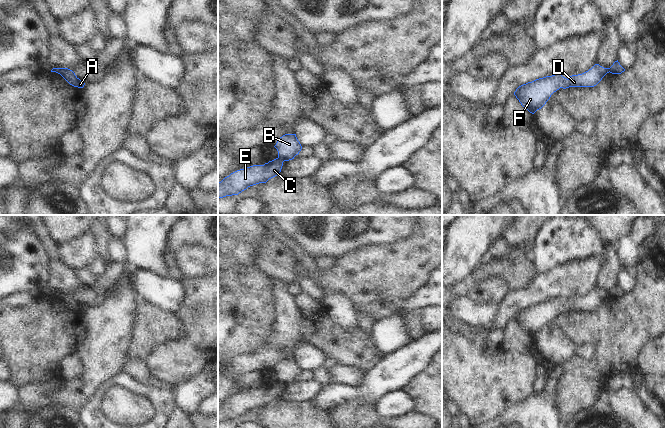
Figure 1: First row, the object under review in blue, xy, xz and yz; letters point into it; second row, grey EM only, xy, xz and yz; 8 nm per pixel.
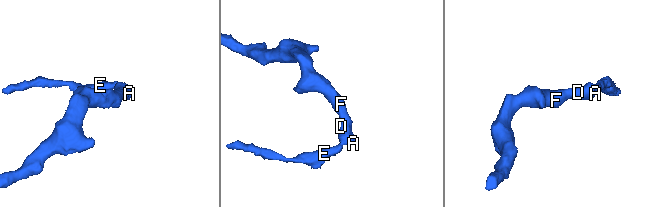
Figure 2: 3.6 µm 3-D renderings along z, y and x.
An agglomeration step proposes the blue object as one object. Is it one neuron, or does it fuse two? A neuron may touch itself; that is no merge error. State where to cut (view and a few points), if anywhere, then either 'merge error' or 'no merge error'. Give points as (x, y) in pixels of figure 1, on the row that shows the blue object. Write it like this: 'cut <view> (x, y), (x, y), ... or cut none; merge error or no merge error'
cut xz (278, 156), (283, 161); merge error

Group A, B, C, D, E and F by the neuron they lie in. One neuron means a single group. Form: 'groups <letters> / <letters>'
groups A B D F / C E

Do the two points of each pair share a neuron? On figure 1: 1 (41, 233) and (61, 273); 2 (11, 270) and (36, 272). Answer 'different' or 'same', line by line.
1: same
2: same

